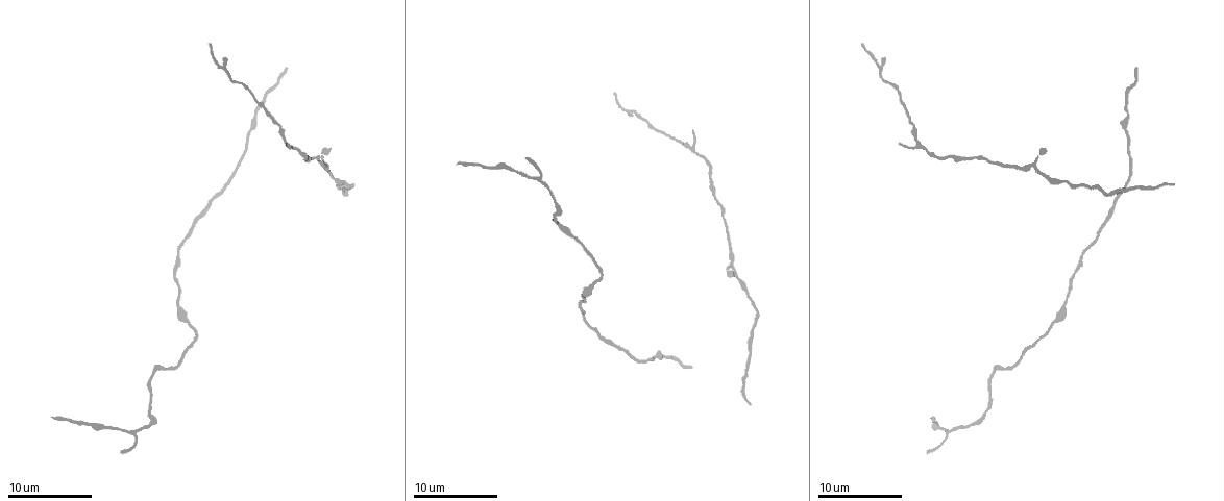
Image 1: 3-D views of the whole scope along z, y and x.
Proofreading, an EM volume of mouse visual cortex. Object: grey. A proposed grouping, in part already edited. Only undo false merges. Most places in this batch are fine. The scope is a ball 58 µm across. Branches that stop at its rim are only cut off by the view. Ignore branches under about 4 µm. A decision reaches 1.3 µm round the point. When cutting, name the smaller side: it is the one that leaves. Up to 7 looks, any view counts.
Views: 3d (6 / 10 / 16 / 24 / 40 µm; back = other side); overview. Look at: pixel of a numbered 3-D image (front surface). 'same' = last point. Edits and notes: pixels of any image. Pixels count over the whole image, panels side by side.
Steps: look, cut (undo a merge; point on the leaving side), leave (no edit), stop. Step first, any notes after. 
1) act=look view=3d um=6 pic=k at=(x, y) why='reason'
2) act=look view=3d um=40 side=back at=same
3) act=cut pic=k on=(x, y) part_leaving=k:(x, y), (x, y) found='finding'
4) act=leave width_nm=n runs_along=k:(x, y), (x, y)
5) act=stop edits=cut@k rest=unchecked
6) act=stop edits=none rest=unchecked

act=look view=3d um=16 pic=1 at=(750, 294) why='sudden change in width'

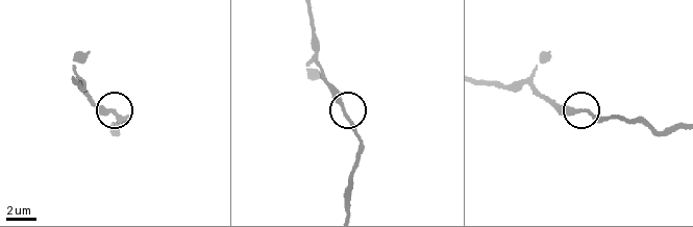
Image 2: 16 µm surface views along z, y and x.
act=look view=3d um=16 side=back pic=2 at=(582, 111)

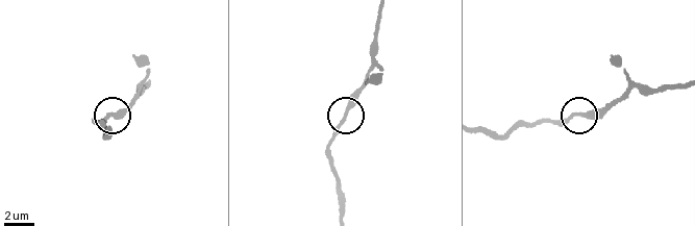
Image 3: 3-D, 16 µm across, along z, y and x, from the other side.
act=leave width_nm=260 found='one neuron here'

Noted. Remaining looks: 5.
act=look view=3d um=6 pic=1 at=(1125, 102) why='thick turns thin'

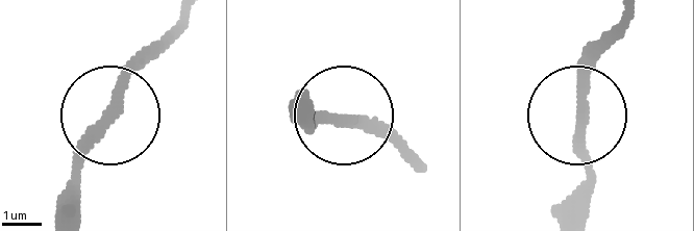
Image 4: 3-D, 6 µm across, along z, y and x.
act=leave found='one neuron here'

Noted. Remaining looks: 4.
act=look view=3d um=10 pic=1 at=(593, 287) why='sudden change in width'

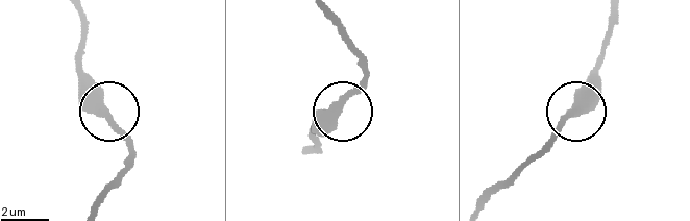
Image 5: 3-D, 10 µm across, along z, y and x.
act=look view=3d um=10 side=back pic=5 at=(335, 105)

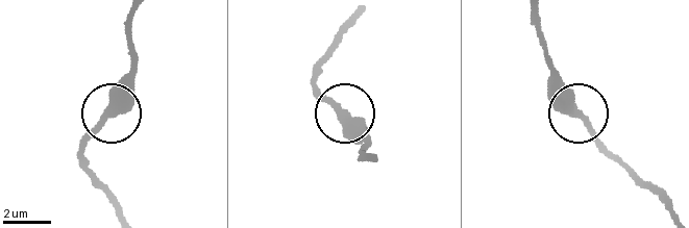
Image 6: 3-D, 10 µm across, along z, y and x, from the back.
act=leave runs_along=6:(535, 16), (551, 76), (583, 124), (611, 151) found='continuous, no second neuron'

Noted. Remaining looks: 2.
act=look view=3d um=6 pic=1 at=(147, 409) why='calibre changes'

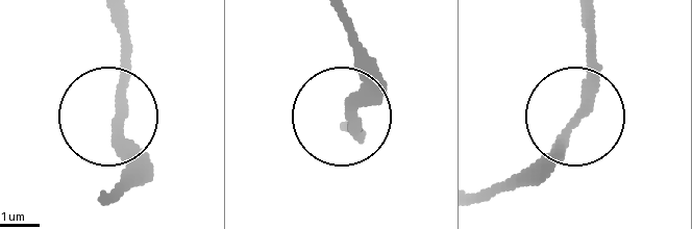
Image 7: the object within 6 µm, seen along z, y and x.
act=look view=3d um=6 side=back pic=7 at=(120, 111) why='from behind'

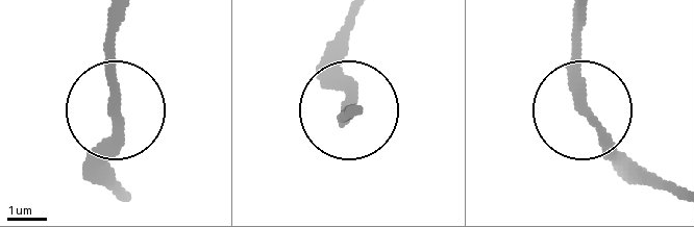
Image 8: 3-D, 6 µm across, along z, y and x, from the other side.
act=leave runs_along=8:(577, 11), (580, 101), (664, 187) found='one neuron here'

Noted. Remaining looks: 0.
act=stop edits=none rest=unchecked

